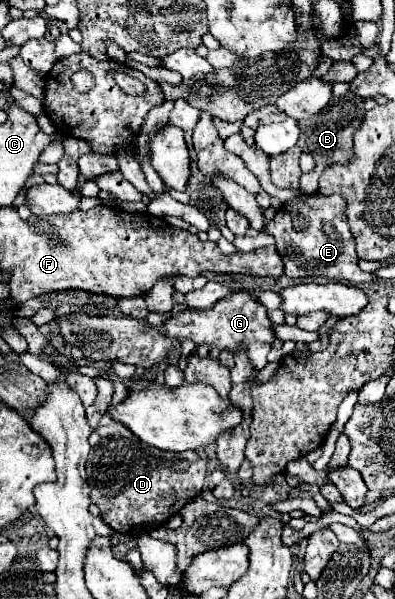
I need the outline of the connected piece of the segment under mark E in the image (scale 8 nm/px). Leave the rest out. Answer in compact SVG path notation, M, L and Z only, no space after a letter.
M299 195L287 201L267 225L267 231L275 237L277 251L283 259L285 275L293 279L303 277L327 277L335 281L345 281L349 285L359 285L373 281L373 273L359 269L353 235L345 219L345 199L341 195Z

